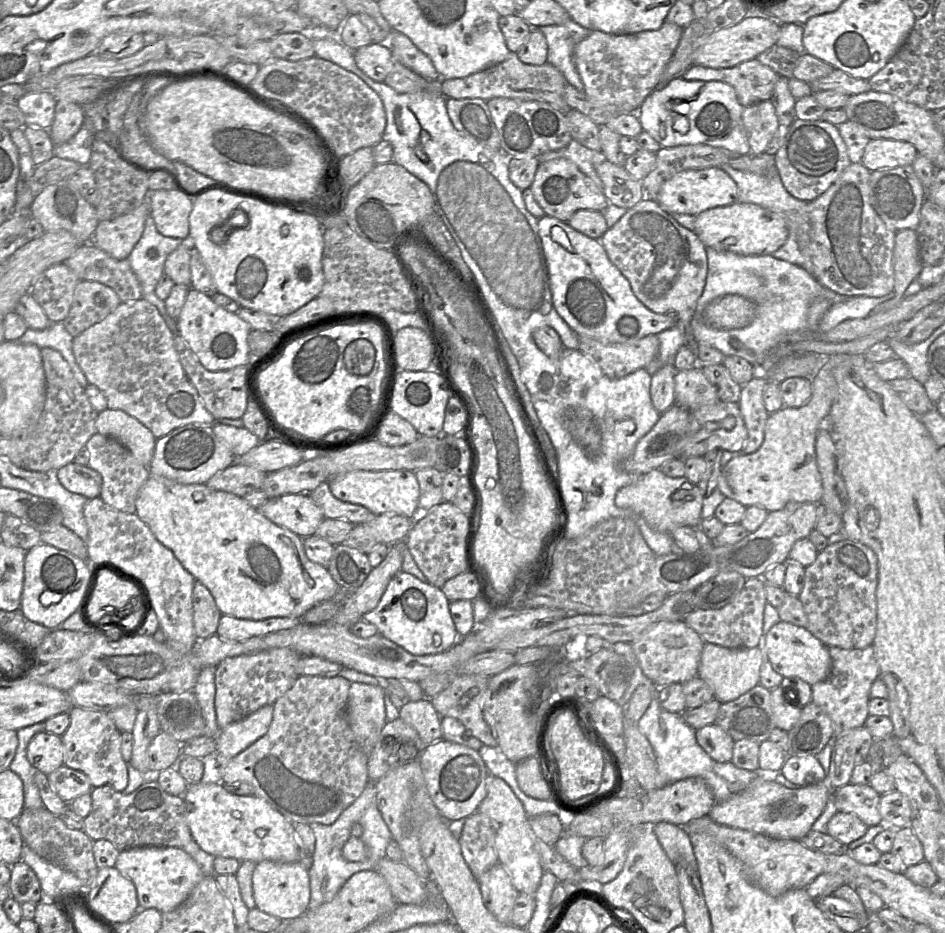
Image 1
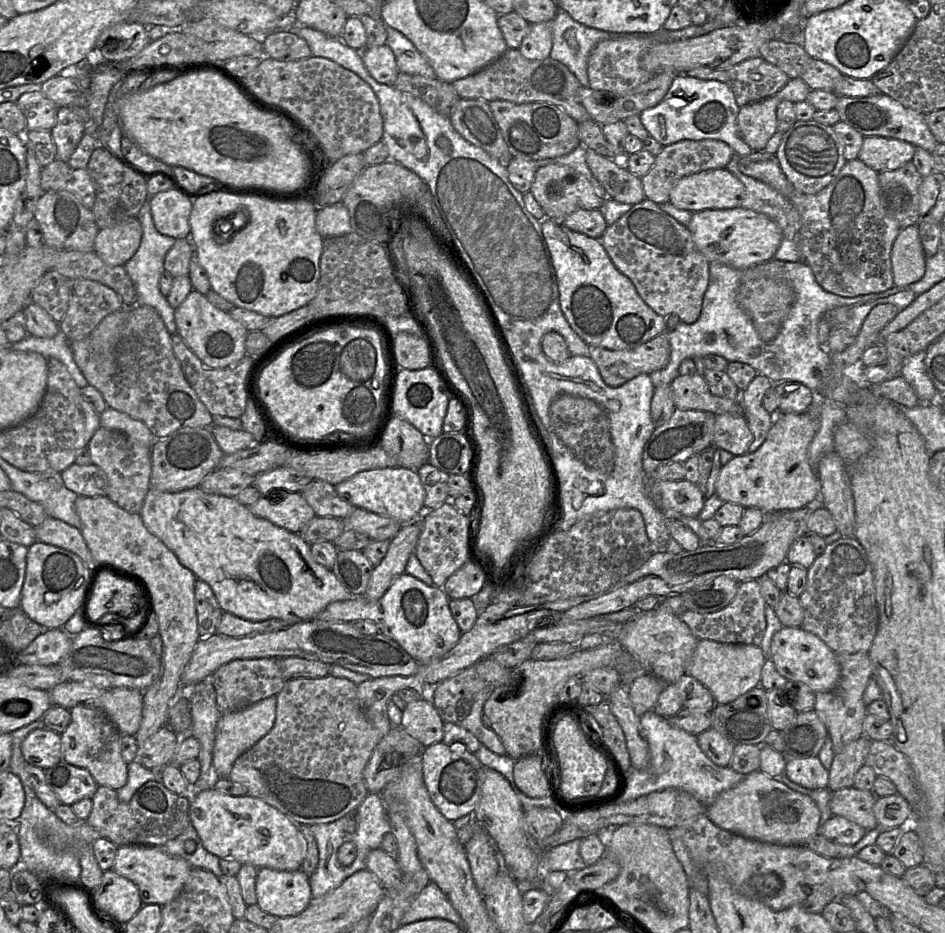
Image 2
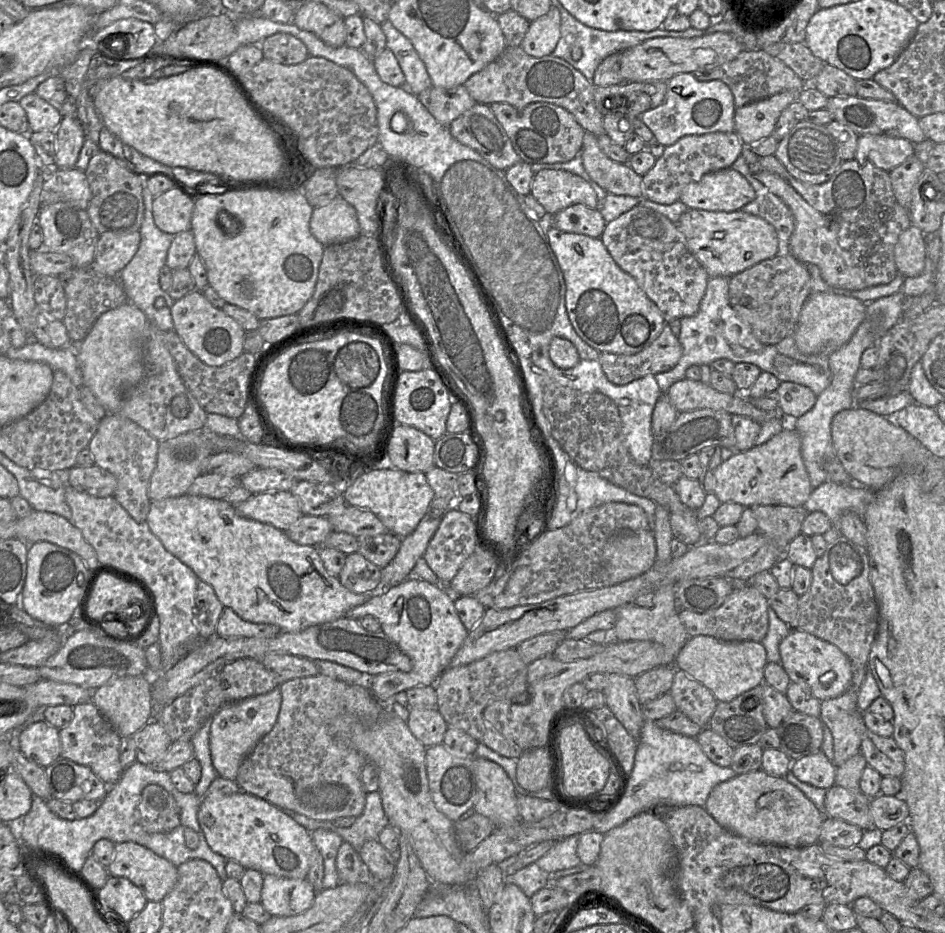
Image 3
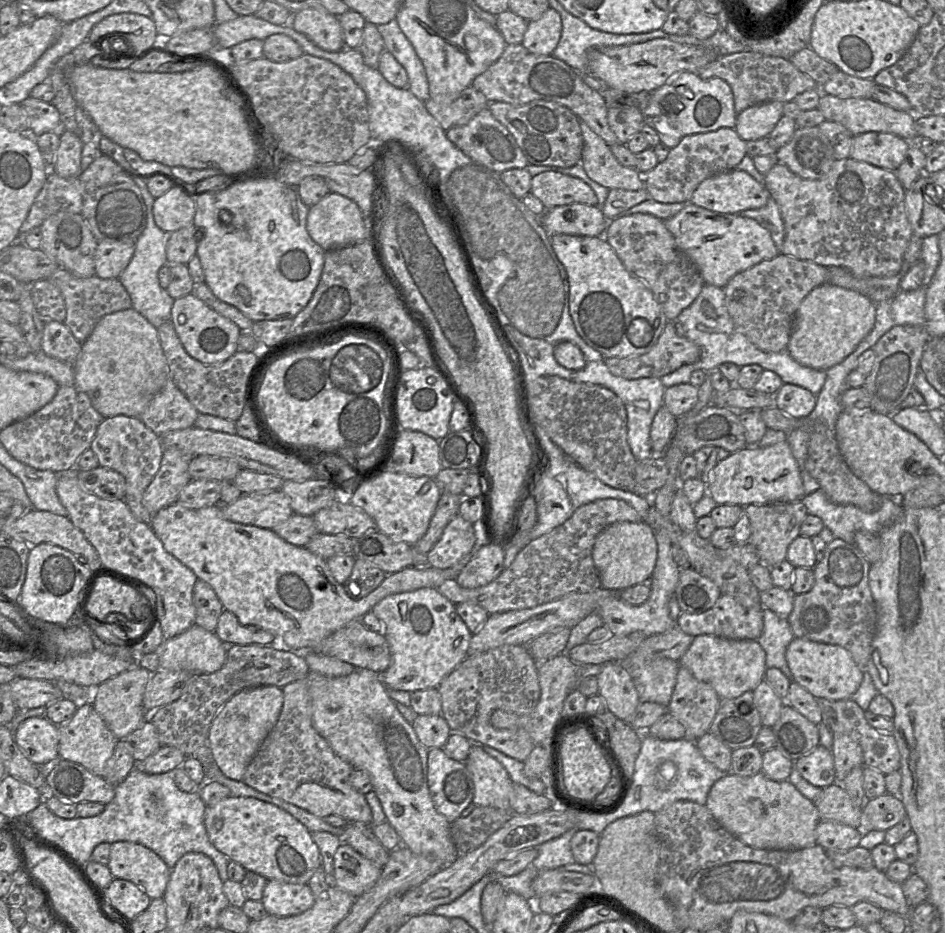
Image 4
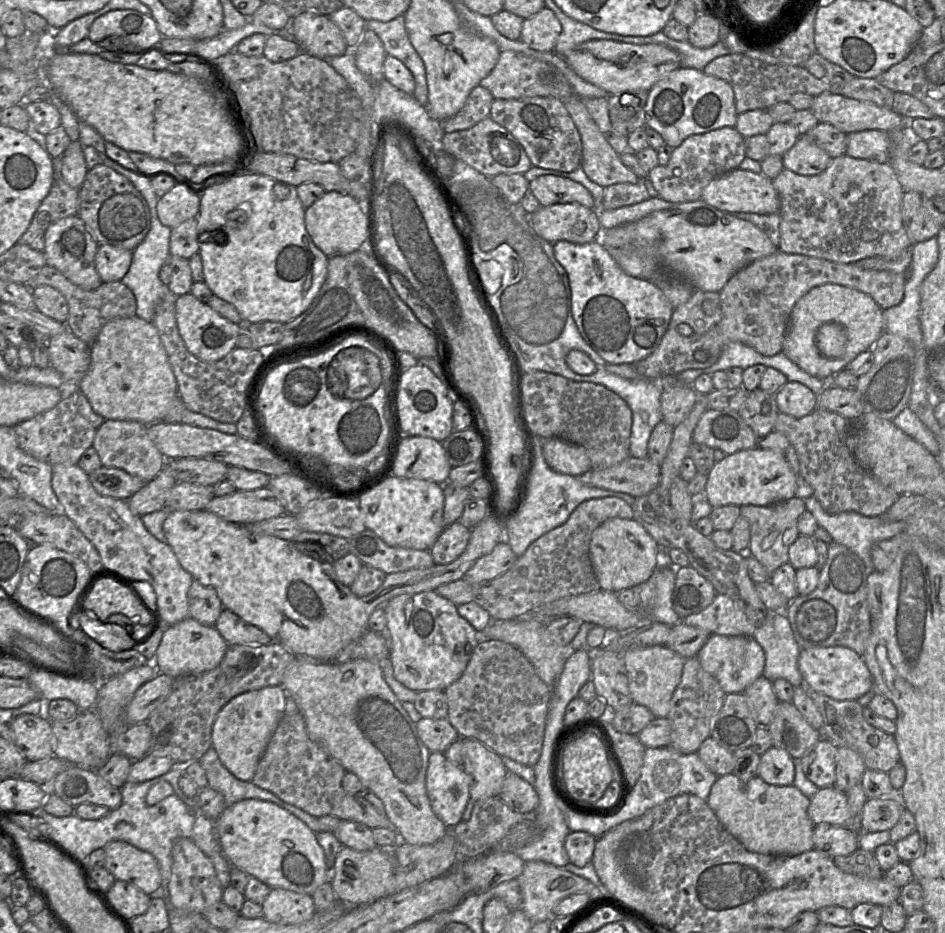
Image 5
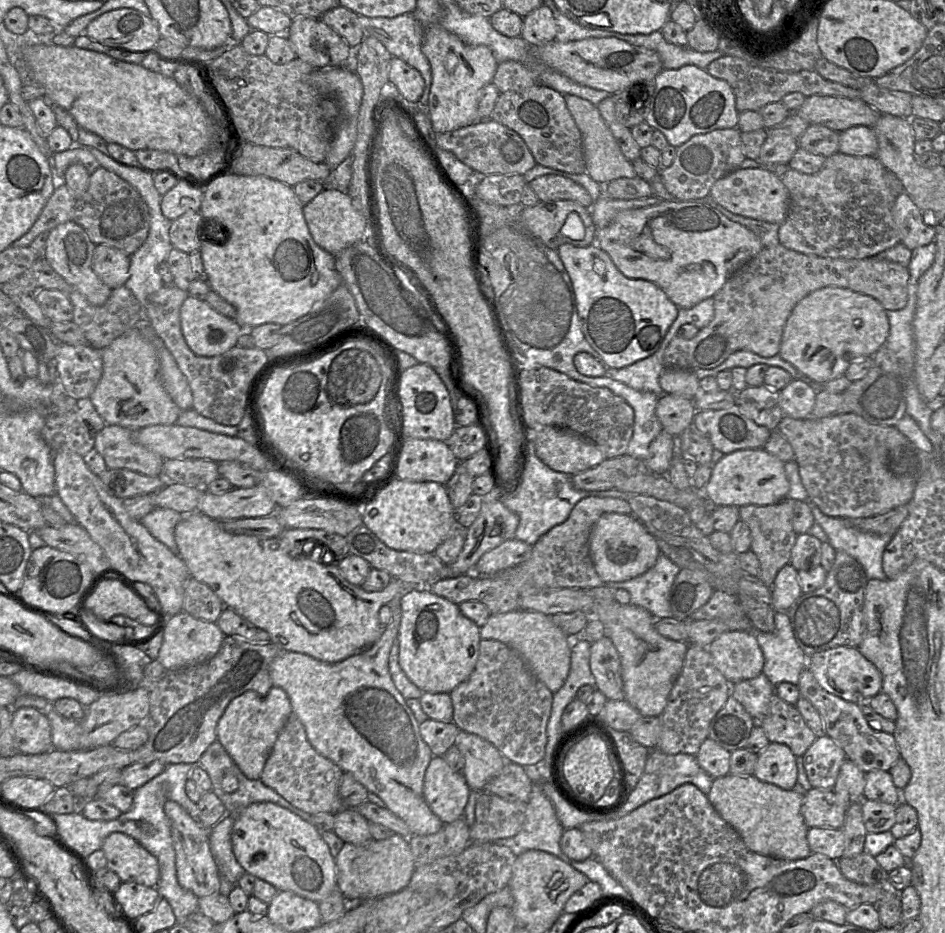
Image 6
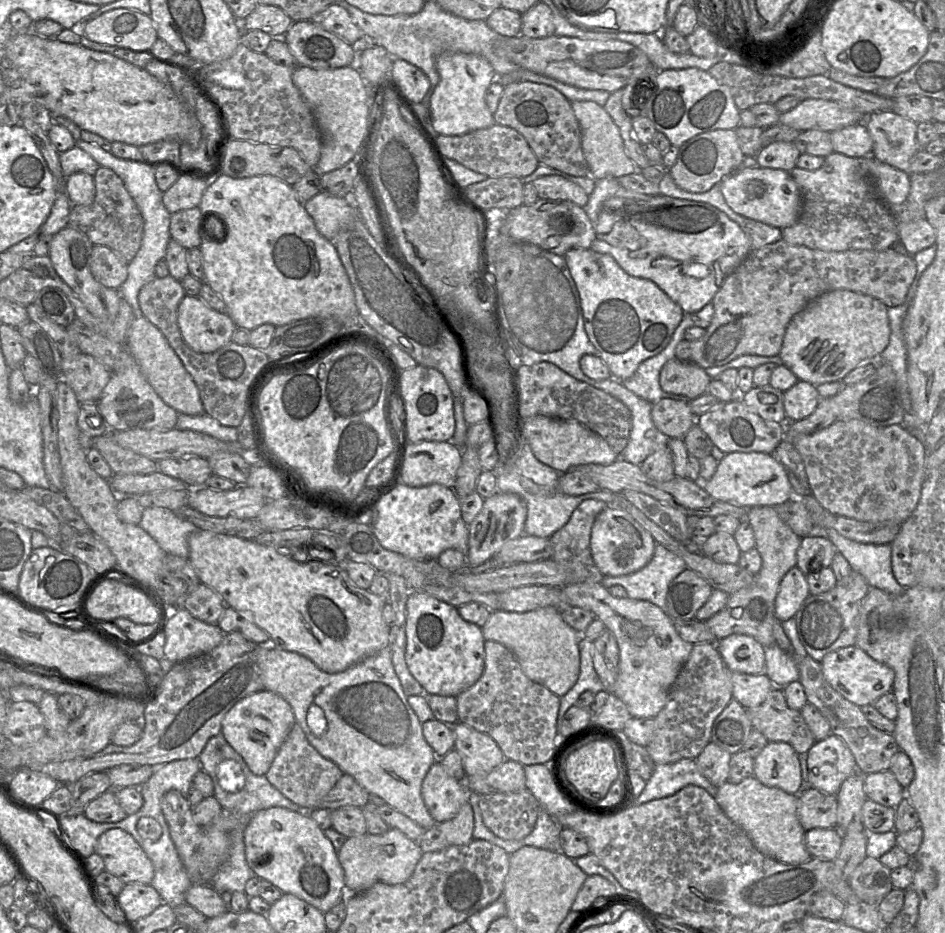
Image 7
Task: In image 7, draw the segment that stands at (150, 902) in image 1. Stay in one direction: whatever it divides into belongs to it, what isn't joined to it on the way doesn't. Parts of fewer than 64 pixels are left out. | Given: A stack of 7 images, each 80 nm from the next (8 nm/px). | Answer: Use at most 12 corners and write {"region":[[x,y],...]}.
{"region":[[126,831],[97,840],[105,870],[123,883],[151,885],[154,867]]}

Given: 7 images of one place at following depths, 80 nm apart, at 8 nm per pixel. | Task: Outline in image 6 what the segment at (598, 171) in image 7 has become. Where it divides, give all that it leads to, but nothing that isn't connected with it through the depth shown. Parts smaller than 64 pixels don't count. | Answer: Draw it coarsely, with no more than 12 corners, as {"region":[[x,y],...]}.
{"region":[[563,94],[583,140],[586,173],[601,185],[634,178],[597,106]]}

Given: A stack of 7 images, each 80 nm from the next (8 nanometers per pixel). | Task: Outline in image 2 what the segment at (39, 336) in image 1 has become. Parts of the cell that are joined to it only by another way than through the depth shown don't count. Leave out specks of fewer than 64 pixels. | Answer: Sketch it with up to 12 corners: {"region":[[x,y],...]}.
{"region":[[62,331],[51,338],[28,334],[12,343],[66,366],[78,387],[89,385]]}

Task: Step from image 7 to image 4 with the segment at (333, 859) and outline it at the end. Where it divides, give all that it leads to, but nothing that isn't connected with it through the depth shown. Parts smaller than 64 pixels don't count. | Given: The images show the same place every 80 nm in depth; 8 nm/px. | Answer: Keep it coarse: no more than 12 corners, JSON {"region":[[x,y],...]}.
{"region":[[228,797],[204,826],[230,861],[307,884],[321,867],[312,834],[273,804]]}

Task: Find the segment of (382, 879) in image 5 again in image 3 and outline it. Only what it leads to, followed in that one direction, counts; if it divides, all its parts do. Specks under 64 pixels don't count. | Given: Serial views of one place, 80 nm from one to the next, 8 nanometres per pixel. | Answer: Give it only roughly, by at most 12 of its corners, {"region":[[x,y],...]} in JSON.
{"region":[[343,842],[336,856],[340,883],[371,883],[358,852]]}

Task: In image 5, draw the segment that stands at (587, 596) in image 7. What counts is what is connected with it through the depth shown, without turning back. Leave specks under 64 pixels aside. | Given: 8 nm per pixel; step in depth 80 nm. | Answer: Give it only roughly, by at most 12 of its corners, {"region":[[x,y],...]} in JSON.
{"region":[[666,645],[622,658],[633,702],[666,717],[685,659]]}

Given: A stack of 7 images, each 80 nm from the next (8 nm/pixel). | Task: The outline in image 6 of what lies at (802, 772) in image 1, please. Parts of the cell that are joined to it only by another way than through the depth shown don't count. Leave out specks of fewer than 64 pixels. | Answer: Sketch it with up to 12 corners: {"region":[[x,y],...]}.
{"region":[[819,735],[801,757],[811,786],[833,790],[847,759]]}

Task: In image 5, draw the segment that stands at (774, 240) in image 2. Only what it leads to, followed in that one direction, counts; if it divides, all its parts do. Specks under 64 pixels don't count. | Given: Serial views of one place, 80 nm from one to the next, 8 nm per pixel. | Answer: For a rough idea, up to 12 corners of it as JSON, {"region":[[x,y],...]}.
{"region":[[703,200],[641,219],[663,263],[720,292],[779,248]]}

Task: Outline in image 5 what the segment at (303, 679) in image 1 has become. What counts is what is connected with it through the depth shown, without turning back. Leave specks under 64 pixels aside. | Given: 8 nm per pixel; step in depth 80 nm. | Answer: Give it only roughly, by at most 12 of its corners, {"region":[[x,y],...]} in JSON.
{"region":[[286,695],[251,783],[316,818],[392,828]]}

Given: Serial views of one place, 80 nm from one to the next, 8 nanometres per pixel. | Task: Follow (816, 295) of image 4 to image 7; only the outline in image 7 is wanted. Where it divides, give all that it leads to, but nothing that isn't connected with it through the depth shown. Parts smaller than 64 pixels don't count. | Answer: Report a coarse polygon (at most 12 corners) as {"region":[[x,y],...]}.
{"region":[[850,290],[811,301],[778,354],[814,385],[875,362],[887,306]]}

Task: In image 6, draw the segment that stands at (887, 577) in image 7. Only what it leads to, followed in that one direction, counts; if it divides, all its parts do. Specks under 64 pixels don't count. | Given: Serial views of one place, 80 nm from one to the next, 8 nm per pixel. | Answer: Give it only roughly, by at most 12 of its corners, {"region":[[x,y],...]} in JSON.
{"region":[[811,504],[836,551],[887,580],[882,556],[893,535],[875,534],[851,520],[829,517]]}

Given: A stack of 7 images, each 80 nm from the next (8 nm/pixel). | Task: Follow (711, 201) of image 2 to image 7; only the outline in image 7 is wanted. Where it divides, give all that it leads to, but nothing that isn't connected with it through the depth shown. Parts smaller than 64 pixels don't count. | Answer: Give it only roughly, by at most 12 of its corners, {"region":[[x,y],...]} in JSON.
{"region":[[739,168],[721,180],[737,214],[784,229],[802,211],[790,172]]}

